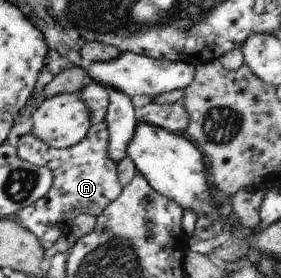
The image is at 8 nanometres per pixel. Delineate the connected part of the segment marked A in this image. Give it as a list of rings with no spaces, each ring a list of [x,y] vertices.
[[[106,122],[92,125],[87,137],[68,149],[56,149],[42,142],[34,134],[26,134],[18,140],[18,158],[48,168],[54,176],[50,191],[34,204],[22,210],[16,220],[22,228],[30,230],[40,241],[53,244],[62,236],[71,234],[75,218],[80,214],[100,216],[123,192],[118,178],[117,164],[108,154],[111,132]]]

